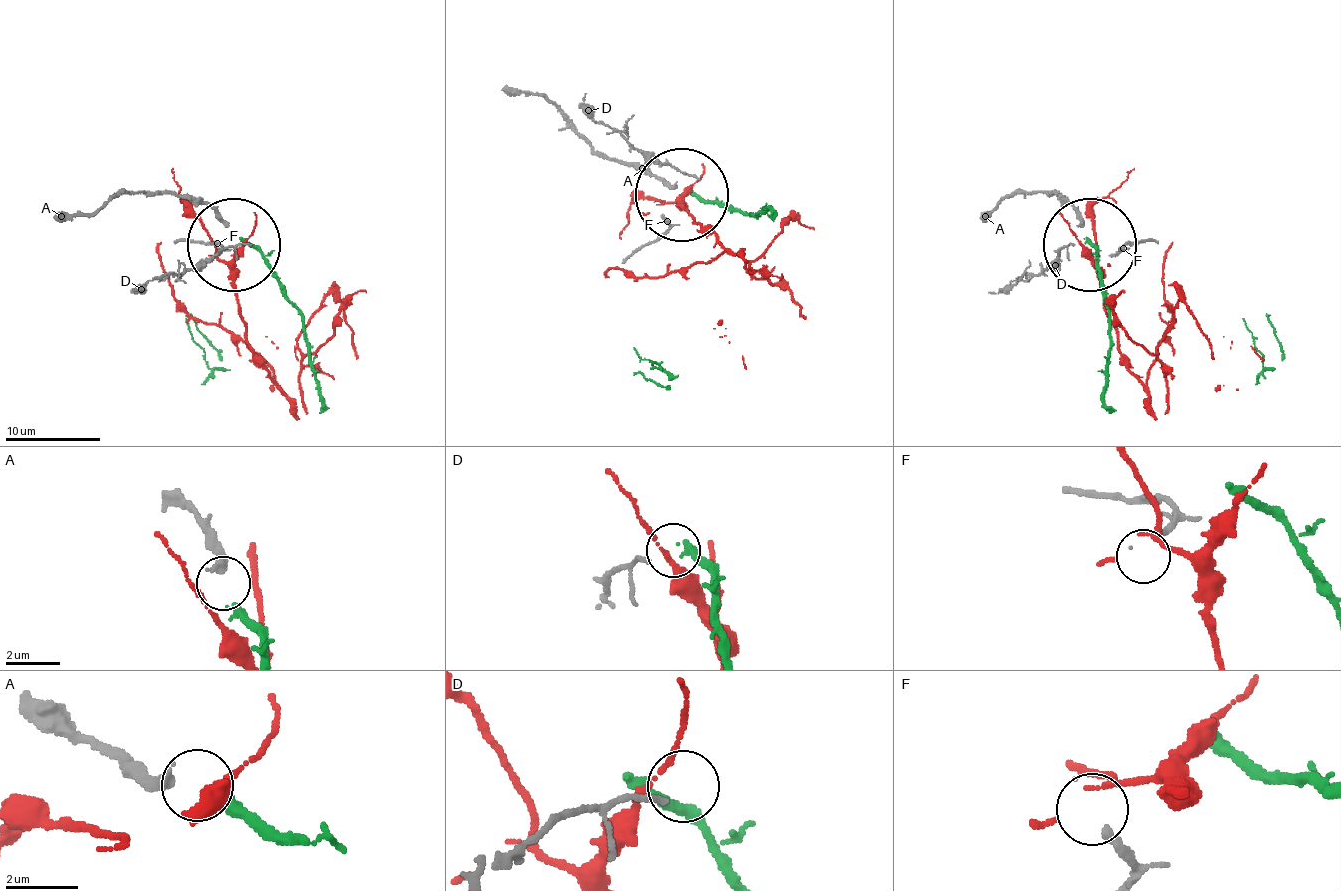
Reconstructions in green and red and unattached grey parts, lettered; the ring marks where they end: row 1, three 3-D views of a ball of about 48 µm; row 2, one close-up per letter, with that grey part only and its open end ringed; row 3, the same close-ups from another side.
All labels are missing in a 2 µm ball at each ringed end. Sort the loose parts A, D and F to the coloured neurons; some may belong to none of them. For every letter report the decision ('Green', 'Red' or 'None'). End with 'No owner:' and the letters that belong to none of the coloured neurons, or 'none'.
A: Green
D: None
F: None
No owner: D, F

